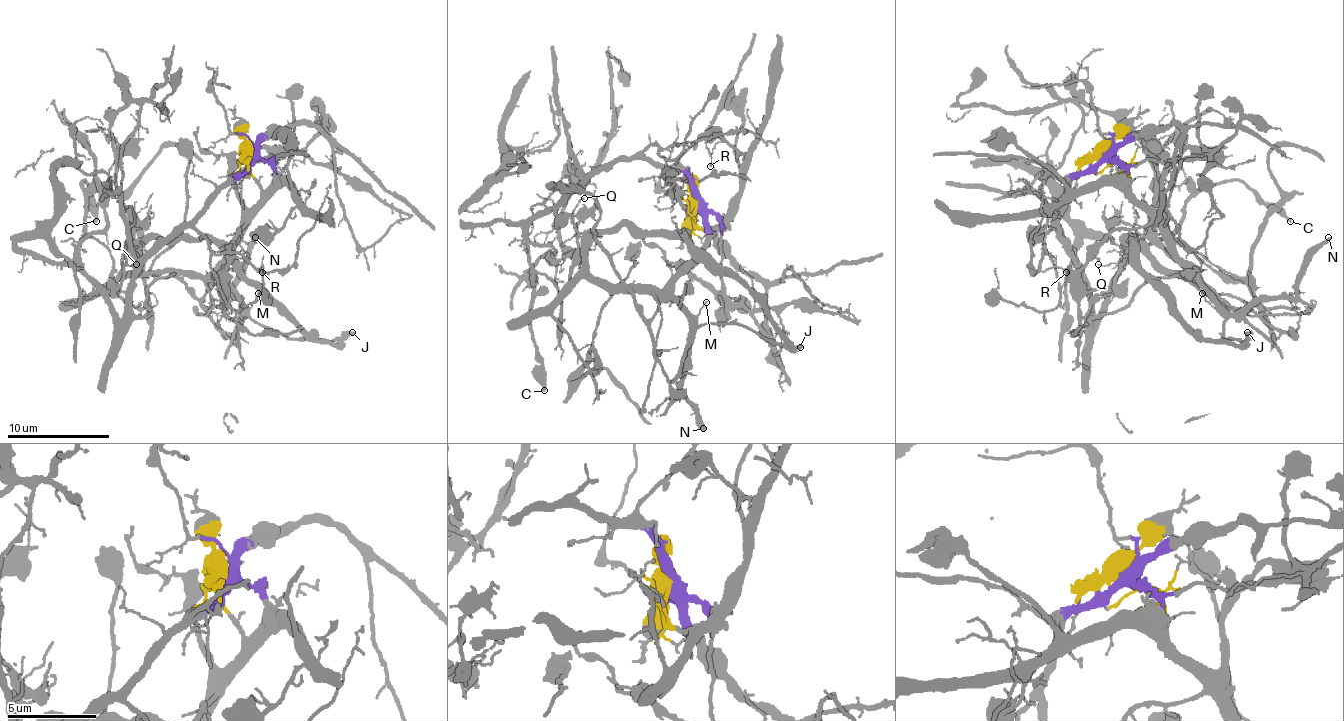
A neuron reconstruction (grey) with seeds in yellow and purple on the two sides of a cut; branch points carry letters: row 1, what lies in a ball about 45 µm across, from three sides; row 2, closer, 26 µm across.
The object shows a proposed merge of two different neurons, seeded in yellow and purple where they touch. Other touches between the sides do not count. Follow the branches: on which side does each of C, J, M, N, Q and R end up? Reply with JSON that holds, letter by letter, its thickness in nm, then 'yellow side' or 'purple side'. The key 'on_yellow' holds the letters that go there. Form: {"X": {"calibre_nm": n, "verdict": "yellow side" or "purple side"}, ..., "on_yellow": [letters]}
{"C": {"calibre_nm": 280, "verdict": "purple side"}, "J": {"calibre_nm": 420, "verdict": "yellow side"}, "M": {"calibre_nm": 110, "verdict": "yellow side"}, "N": {"calibre_nm": 400, "verdict": "yellow side"}, "Q": {"calibre_nm": 100, "verdict": "yellow side"}, "R": {"calibre_nm": 120, "verdict": "purple side"}, "on_yellow": ["J", "M", "N", "Q"]}

